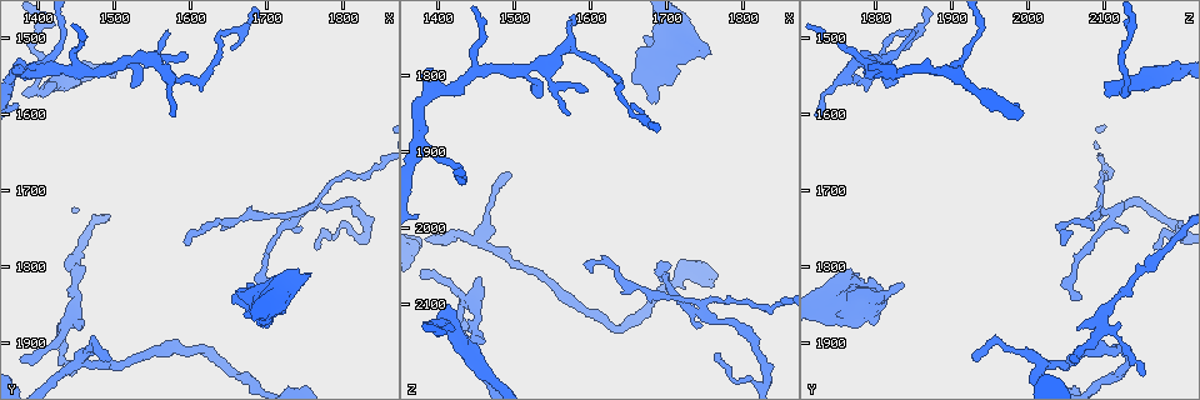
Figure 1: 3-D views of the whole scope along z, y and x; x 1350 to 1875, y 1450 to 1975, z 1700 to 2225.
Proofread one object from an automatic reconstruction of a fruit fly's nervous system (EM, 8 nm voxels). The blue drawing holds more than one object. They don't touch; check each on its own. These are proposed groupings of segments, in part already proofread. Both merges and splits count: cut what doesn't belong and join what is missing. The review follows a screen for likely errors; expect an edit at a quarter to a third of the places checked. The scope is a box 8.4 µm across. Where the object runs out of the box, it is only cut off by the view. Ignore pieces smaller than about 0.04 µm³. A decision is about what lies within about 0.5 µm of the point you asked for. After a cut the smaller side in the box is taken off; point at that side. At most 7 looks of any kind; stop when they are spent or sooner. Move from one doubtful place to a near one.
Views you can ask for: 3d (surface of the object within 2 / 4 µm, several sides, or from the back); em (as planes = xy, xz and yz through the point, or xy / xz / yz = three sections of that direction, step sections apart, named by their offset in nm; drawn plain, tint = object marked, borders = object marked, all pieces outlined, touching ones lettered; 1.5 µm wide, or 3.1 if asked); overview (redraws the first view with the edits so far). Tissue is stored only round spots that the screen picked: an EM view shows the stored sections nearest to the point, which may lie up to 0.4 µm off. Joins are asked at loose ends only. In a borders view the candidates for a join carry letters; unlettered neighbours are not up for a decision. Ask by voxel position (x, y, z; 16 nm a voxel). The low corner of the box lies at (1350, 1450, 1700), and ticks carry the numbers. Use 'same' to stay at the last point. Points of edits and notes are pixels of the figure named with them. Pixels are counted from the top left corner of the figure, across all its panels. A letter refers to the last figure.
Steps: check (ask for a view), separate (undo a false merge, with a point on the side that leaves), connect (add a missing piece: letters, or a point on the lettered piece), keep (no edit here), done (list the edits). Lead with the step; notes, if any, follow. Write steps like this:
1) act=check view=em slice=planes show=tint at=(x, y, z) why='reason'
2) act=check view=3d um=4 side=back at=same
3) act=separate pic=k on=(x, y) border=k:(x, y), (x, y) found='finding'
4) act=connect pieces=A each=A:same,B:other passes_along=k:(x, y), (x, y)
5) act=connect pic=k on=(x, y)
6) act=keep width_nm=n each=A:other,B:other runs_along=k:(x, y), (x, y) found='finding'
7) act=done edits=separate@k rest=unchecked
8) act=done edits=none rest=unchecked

act=check view=em slice=xz step=4 show=tint at=(1750, 1810, 1775) why='an open end'

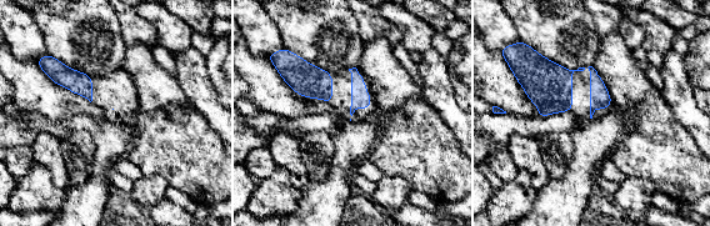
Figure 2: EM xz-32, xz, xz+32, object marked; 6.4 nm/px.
act=check view=em slice=planes show=borders at=same

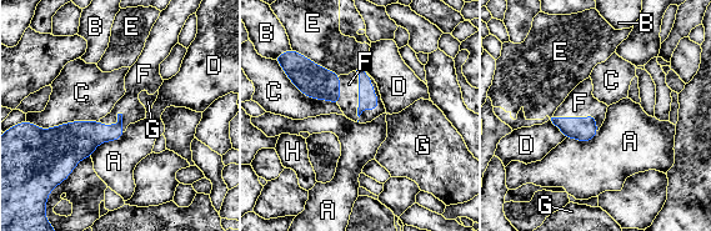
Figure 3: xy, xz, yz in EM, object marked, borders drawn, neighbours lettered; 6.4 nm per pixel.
act=connect pieces=F each=A:other,B:other,C:other,D:other,E:other,F:same,G:other,H:other found='the cell continues'

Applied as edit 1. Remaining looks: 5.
act=check view=overview

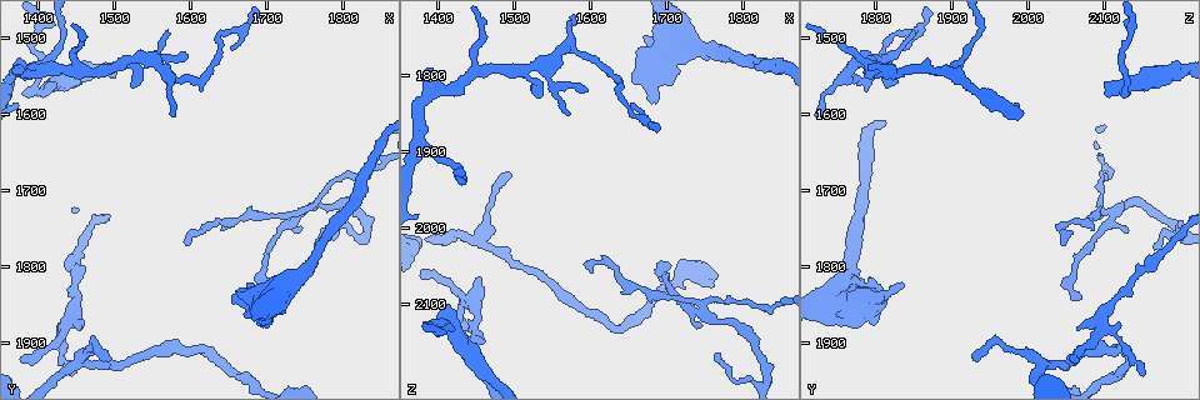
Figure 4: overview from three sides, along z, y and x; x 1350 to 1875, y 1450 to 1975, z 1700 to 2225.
act=check view=em slice=planes show=borders at=(1760, 1725, 2120) why='sharp bend'

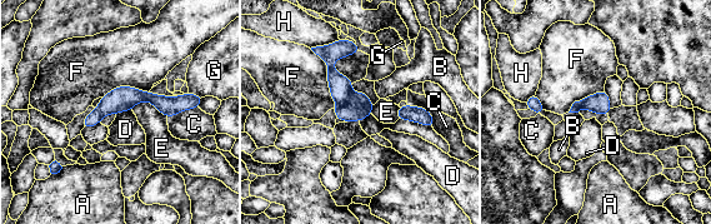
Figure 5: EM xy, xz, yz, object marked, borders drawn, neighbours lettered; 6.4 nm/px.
act=separate pic=5 on=(577, 105) each=A:other,B:other,C:other,D:other,E:other,F:other,G:other,H:other border=5:(582, 100), (585, 108) found='two cells meet here'

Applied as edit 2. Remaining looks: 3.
act=done edits=connect@3,separate@5 rest=unchecked

